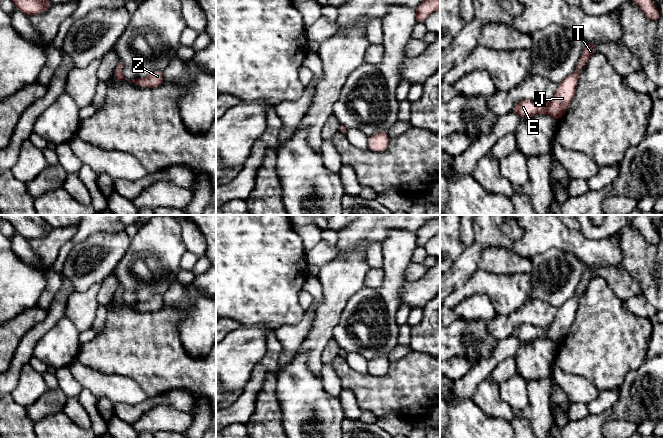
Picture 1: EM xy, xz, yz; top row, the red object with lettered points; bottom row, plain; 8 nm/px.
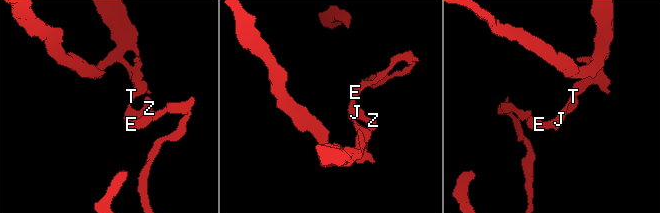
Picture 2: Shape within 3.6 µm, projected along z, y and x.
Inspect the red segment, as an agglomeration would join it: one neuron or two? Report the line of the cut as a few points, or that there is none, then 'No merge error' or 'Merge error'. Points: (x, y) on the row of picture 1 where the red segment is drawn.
No split. No merge error

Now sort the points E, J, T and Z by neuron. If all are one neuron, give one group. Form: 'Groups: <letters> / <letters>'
Groups: E J T Z

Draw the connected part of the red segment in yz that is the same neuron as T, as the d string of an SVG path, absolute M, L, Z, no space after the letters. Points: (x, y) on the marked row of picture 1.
M594 42L586 43L578 62L578 68L558 85L557 91L549 103L538 104L531 100L523 100L514 106L512 111L523 118L534 117L538 114L548 114L556 121L560 119L566 113L575 95L580 75L579 70L585 67L588 59L594 53L596 45Z

